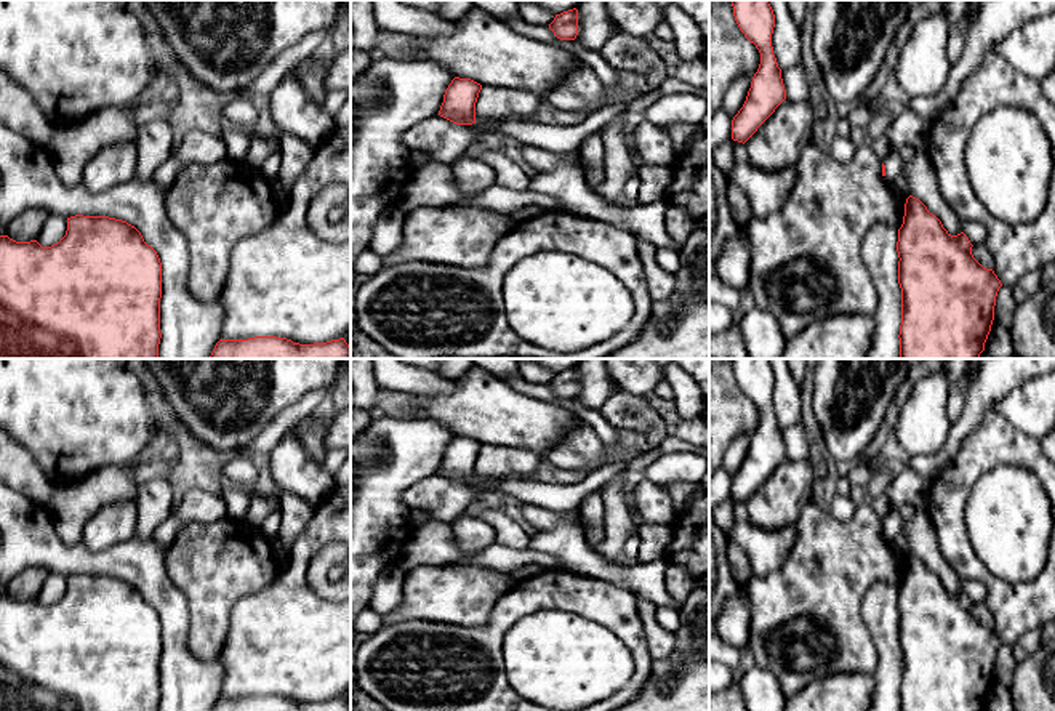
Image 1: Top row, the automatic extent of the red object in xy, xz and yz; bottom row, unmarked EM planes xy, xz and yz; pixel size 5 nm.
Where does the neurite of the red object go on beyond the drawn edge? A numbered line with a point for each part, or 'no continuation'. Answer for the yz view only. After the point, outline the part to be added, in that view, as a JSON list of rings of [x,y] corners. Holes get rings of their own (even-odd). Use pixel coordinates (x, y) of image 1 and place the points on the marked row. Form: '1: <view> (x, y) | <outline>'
1: yz (894, 164) | [[[889,152],[882,162],[885,165],[884,179],[885,179],[887,184],[893,184],[893,181],[898,176],[901,176],[905,162],[903,162],[903,159],[900,157],[898,152]]]

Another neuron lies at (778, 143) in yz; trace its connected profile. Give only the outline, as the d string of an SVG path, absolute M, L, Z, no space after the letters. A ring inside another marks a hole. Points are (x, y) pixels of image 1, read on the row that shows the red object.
M784 99L744 143L748 163L762 171L781 171L796 165L805 144L813 138L810 101Z

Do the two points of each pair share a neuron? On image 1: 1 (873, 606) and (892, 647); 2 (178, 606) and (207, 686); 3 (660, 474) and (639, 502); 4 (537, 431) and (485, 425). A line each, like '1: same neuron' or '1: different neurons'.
1: same neuron
2: same neuron
3: different neurons
4: same neuron

